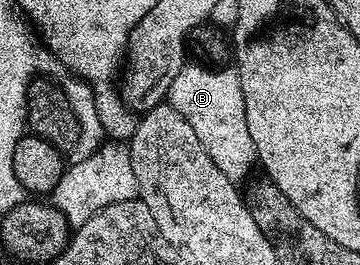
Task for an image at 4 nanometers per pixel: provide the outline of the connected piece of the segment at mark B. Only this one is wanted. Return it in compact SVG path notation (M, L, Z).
M187 64L181 69L179 76L171 80L171 88L167 95L168 105L173 106L175 112L179 112L179 116L183 116L187 124L191 124L191 128L195 128L195 136L199 136L199 144L203 144L207 156L215 160L215 168L219 168L219 172L223 172L223 176L227 176L233 182L244 183L244 178L252 172L253 166L255 170L258 161L251 132L247 132L247 112L243 104L243 88L239 76L233 68L206 68L201 64L196 65Z

